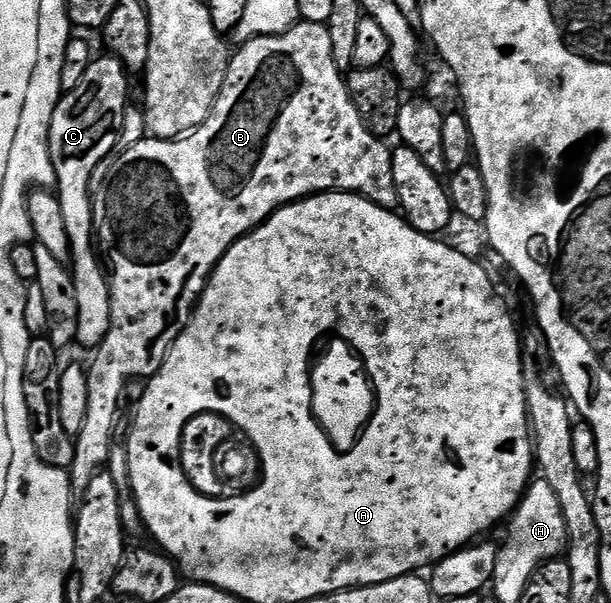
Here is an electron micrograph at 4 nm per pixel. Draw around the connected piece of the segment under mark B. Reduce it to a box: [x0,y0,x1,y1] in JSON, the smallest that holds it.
[70,21,397,493]

